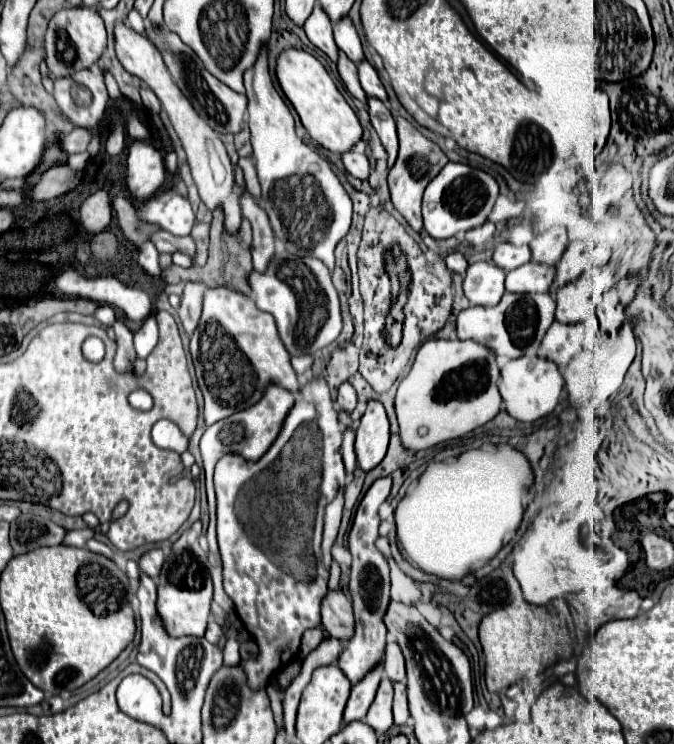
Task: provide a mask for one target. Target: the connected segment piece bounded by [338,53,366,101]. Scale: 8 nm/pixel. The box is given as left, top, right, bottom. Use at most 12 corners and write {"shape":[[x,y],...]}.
{"shape":[[338,53],[338,73],[346,89],[360,101],[366,93],[358,85],[356,63]]}

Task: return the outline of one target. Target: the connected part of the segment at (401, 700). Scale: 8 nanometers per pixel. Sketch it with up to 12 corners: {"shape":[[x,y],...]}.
{"shape":[[394,683],[394,723],[408,721],[406,685]]}

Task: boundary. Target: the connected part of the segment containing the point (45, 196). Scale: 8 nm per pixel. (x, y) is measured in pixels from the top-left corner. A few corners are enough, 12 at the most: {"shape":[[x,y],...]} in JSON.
{"shape":[[46,169],[32,187],[34,201],[48,201],[70,189],[74,171]]}

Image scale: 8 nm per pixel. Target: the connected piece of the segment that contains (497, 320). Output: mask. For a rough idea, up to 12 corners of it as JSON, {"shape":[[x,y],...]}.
{"shape":[[504,293],[458,313],[456,335],[494,355],[534,355],[550,293]]}

